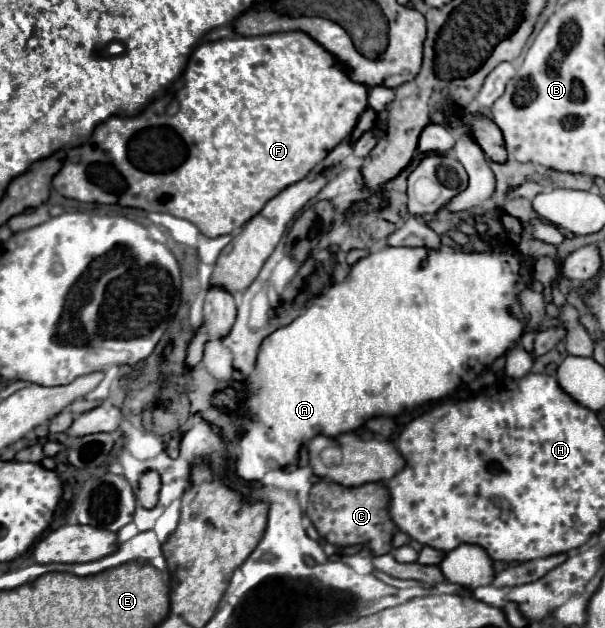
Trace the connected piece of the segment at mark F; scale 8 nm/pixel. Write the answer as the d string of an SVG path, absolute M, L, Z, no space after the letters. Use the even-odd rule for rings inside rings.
M302 31L272 33L272 35L260 35L260 37L232 37L232 39L202 43L190 55L182 77L168 87L168 91L162 99L152 101L136 117L110 117L106 123L98 125L94 135L82 147L74 149L74 155L64 161L62 169L58 171L58 175L52 181L52 187L64 197L84 201L84 203L110 203L110 205L122 205L122 207L136 207L136 209L144 209L144 211L170 213L174 217L192 221L208 237L220 237L220 235L232 233L234 229L240 229L278 191L282 191L290 183L304 179L314 169L314 165L318 165L328 155L328 151L332 147L336 147L342 139L346 139L346 135L352 133L352 129L356 127L358 117L366 109L366 105L368 105L366 87L350 81L346 77L346 73L340 69L340 65L334 61L334 57Z

